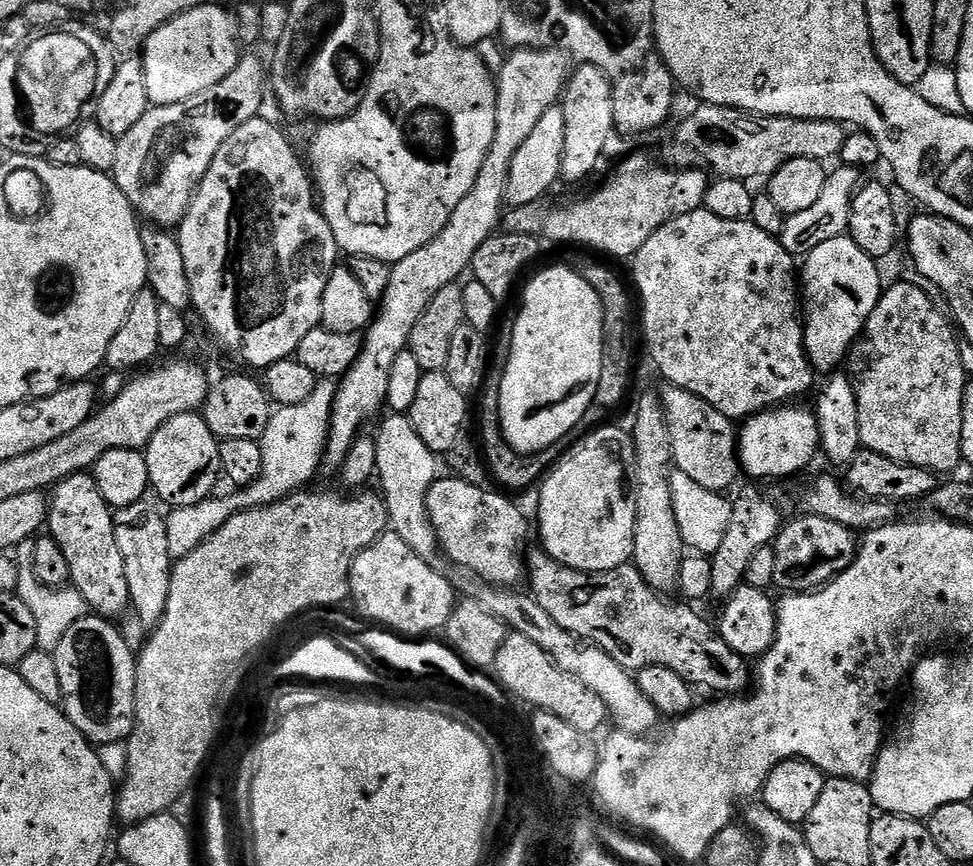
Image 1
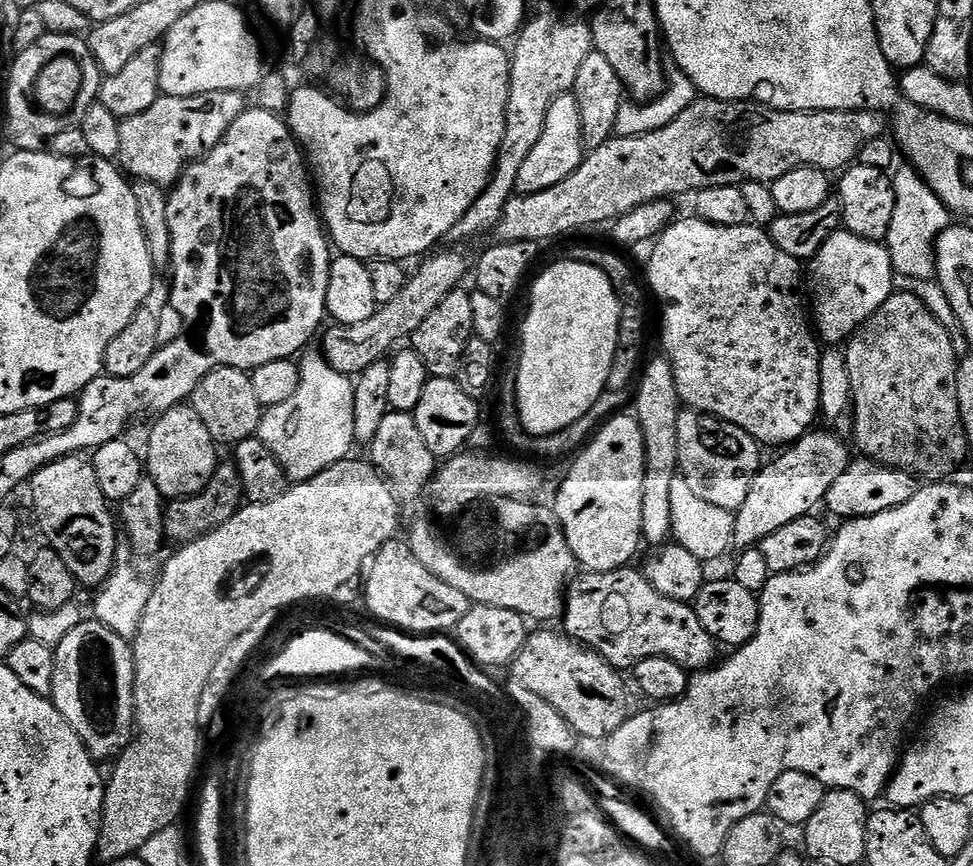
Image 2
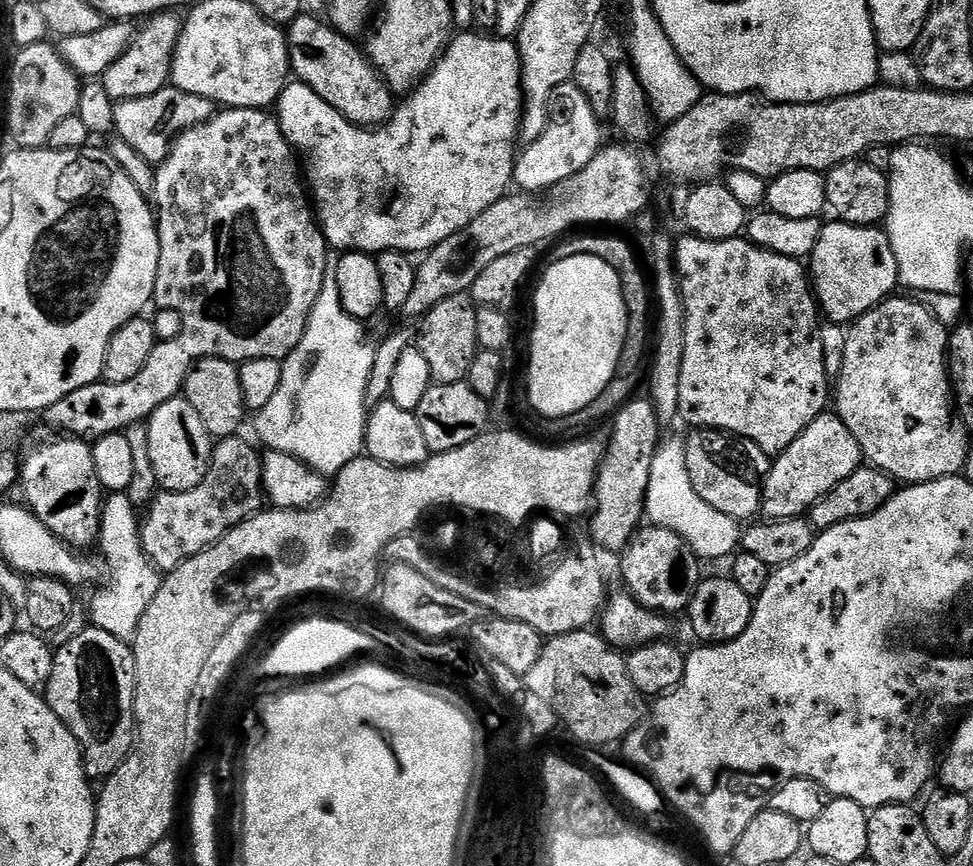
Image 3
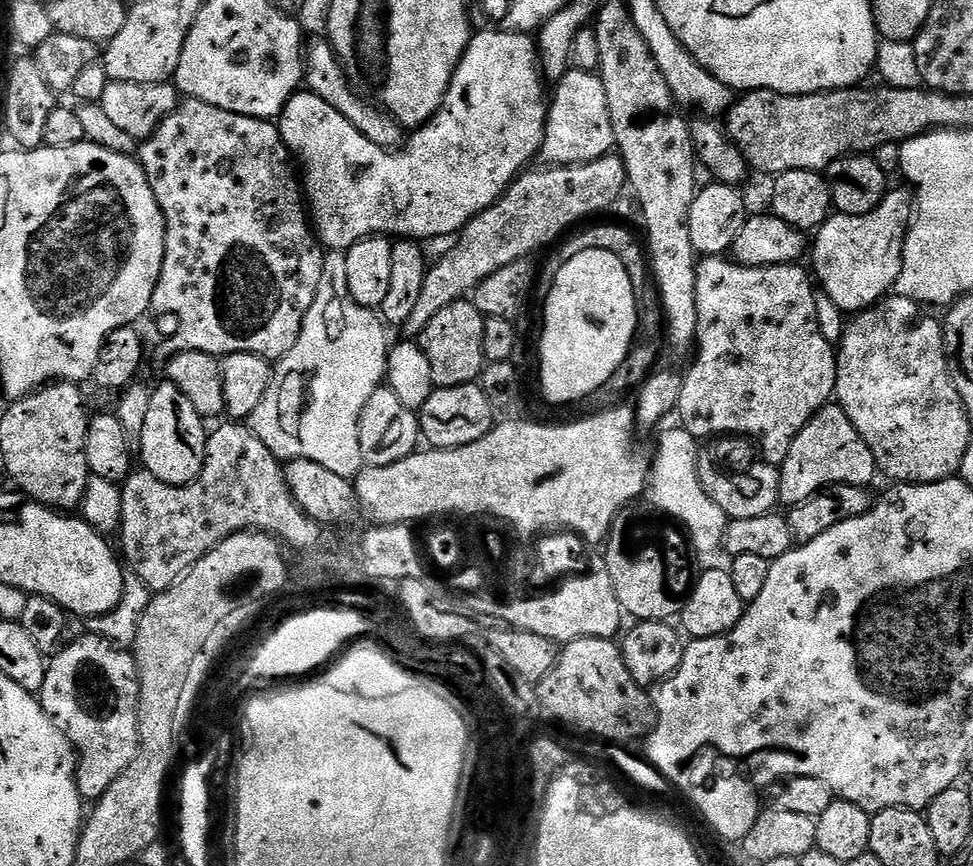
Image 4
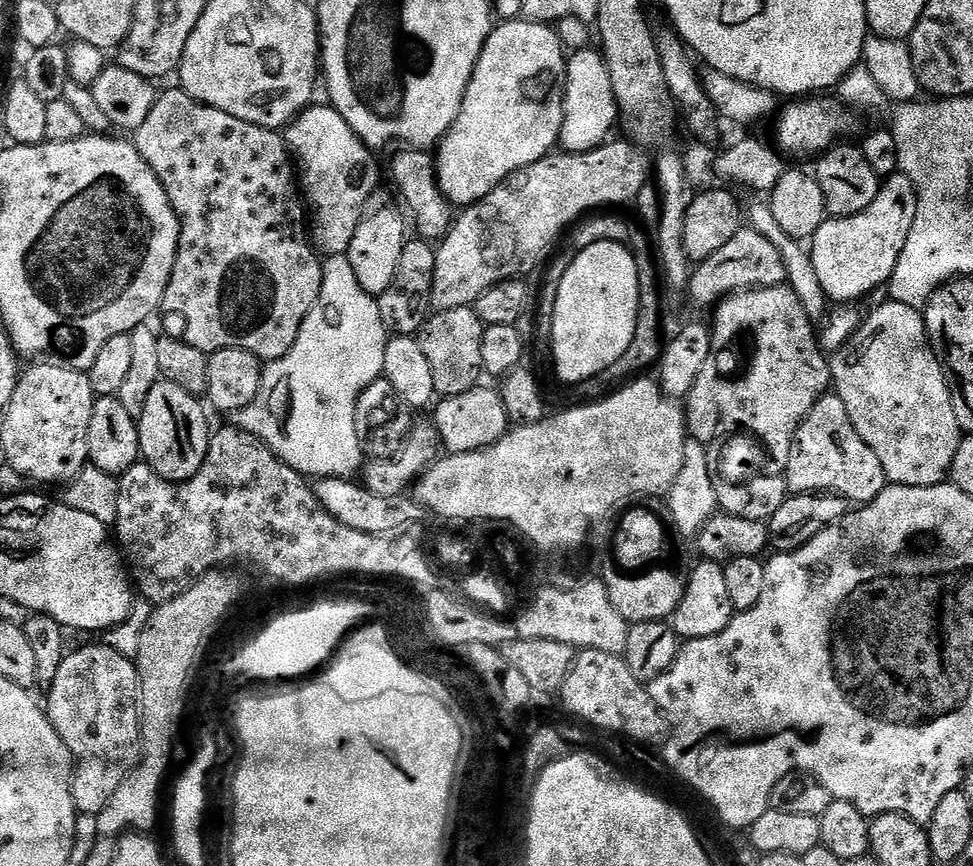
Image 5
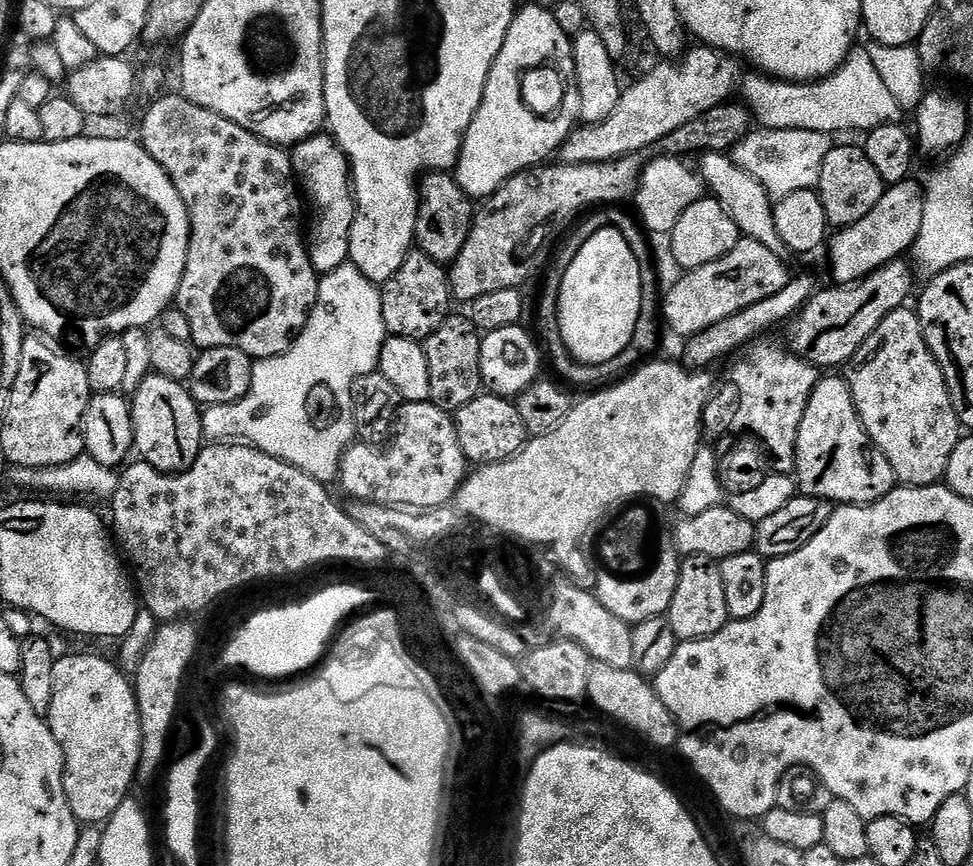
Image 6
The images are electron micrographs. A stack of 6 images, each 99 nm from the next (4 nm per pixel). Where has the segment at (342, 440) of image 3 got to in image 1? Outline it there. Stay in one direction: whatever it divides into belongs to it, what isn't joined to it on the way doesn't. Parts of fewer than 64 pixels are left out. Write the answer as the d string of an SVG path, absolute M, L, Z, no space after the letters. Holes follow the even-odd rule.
M317 383L310 398L306 398L306 402L298 402L298 406L277 407L273 411L270 426L266 426L266 434L259 440L264 469L249 488L233 491L232 497L217 495L194 506L174 508L167 513L168 541L172 557L179 558L193 552L236 513L285 500L303 486L311 485L308 483L315 478L316 470L321 469L324 447L328 441L328 426L332 423L332 402L336 397L336 388L328 384L331 383Z

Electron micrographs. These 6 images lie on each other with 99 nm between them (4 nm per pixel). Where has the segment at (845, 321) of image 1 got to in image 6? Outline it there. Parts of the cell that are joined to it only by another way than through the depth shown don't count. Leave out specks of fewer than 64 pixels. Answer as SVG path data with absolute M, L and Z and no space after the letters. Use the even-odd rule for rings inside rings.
M909 178L885 187L882 198L878 198L878 206L874 206L862 222L839 229L831 237L827 245L828 260L832 263L832 276L836 284L852 284L855 280L861 280L889 261L899 259L916 243L924 213L924 189L914 181Z

